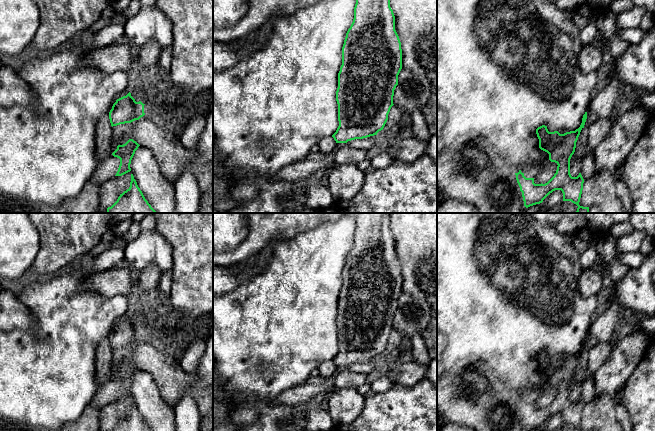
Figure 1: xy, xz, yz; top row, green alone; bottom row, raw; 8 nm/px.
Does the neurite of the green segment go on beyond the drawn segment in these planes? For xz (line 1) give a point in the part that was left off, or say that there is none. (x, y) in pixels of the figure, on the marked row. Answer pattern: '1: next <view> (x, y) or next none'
1: next none

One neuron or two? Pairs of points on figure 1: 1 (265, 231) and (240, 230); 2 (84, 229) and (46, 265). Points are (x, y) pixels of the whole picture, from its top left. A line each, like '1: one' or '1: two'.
1: two
2: one

